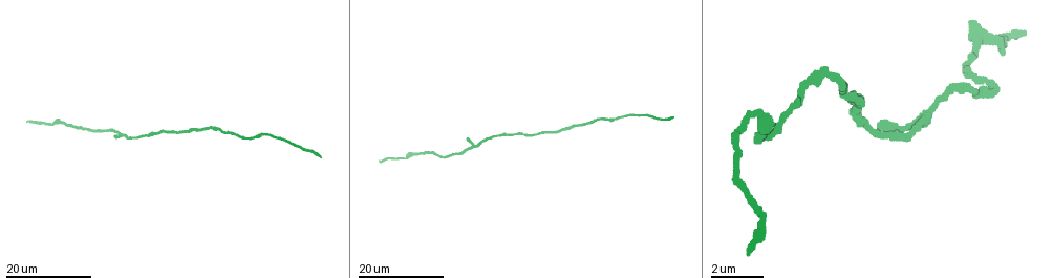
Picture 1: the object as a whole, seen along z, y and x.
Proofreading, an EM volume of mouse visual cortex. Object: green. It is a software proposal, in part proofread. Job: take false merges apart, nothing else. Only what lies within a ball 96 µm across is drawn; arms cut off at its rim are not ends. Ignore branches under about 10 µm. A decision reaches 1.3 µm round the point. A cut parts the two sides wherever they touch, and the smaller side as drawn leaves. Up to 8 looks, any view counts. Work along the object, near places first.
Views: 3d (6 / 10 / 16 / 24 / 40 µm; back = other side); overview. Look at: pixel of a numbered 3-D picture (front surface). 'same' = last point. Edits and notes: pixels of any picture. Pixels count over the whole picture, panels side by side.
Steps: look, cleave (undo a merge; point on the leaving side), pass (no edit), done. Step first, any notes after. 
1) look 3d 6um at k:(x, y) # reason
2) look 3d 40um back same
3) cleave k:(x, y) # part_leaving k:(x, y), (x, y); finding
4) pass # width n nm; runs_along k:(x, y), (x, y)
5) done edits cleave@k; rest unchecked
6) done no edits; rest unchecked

look 3d 16um at 1:(105, 130) # thin neck

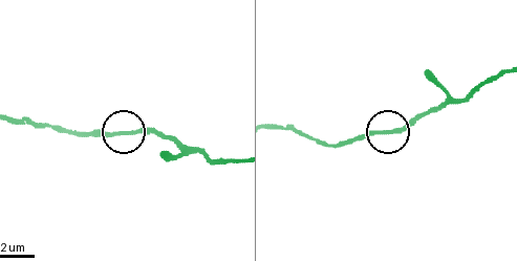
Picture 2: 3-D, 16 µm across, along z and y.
look 3d 10um at 2:(123, 135)

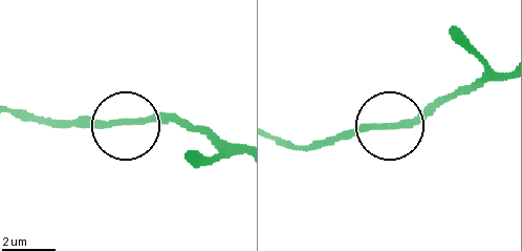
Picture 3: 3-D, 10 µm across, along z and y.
look 3d 10um back at 3:(392, 125)

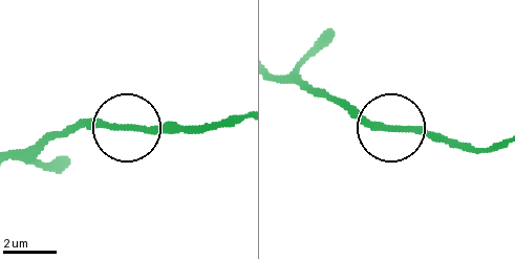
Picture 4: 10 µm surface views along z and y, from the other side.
pass # runs_along 4:(18, 148), (79, 128), (191, 128); all the same neuron

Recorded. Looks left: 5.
look 3d 16um at 1:(417, 154) # thick turns thin

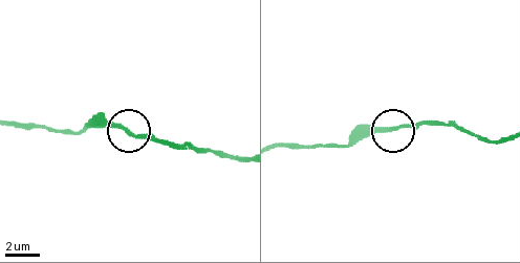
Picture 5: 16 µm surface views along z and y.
look 3d 10um at 5:(124, 127) # closer look

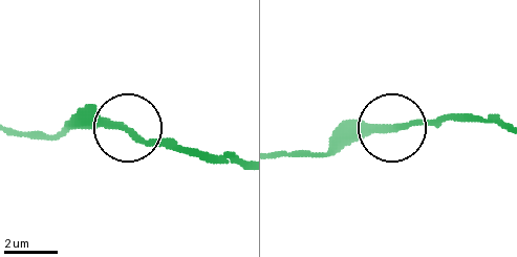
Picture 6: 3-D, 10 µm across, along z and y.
pass # runs_along 6:(503, 127), (443, 115), (329, 136); continuous, no second neuron

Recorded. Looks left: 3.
look 3d 24um at 1:(481, 143) # sudden change in width

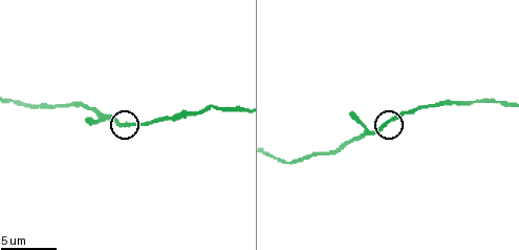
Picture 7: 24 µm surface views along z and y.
look 3d 6um at 7:(384, 127)

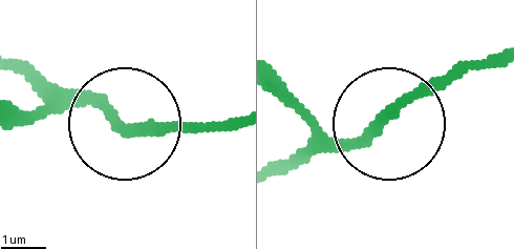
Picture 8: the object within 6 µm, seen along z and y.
pass # runs_along 8:(497, 63), (452, 67), (298, 161); one neuron here

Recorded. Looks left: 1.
done no edits; rest unchecked

